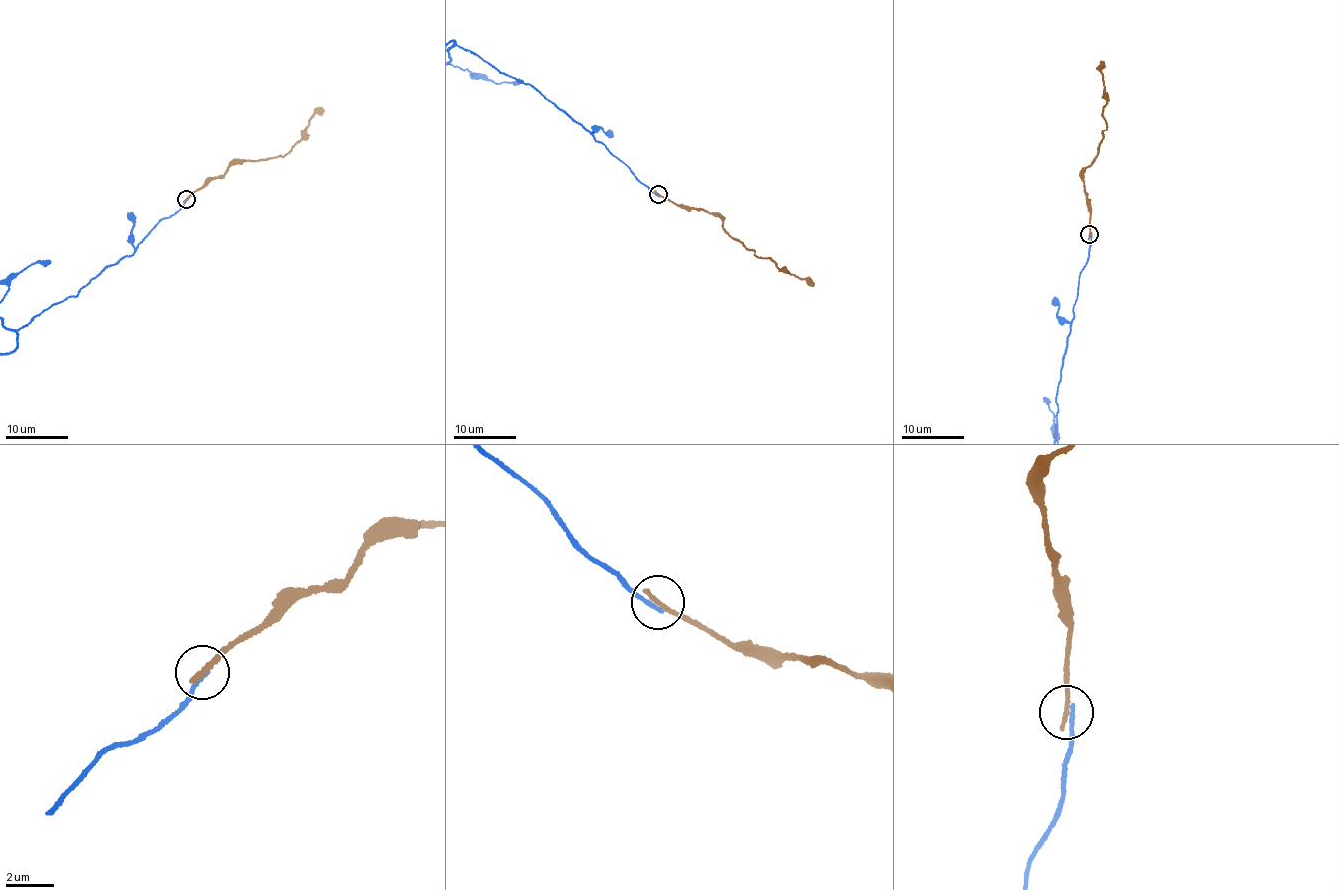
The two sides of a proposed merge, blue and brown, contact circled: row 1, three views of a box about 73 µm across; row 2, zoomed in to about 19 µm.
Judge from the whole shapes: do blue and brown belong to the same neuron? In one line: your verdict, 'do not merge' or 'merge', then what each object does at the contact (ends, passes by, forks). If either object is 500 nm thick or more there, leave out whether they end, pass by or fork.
do not merge; blue ends there; brown ends there

